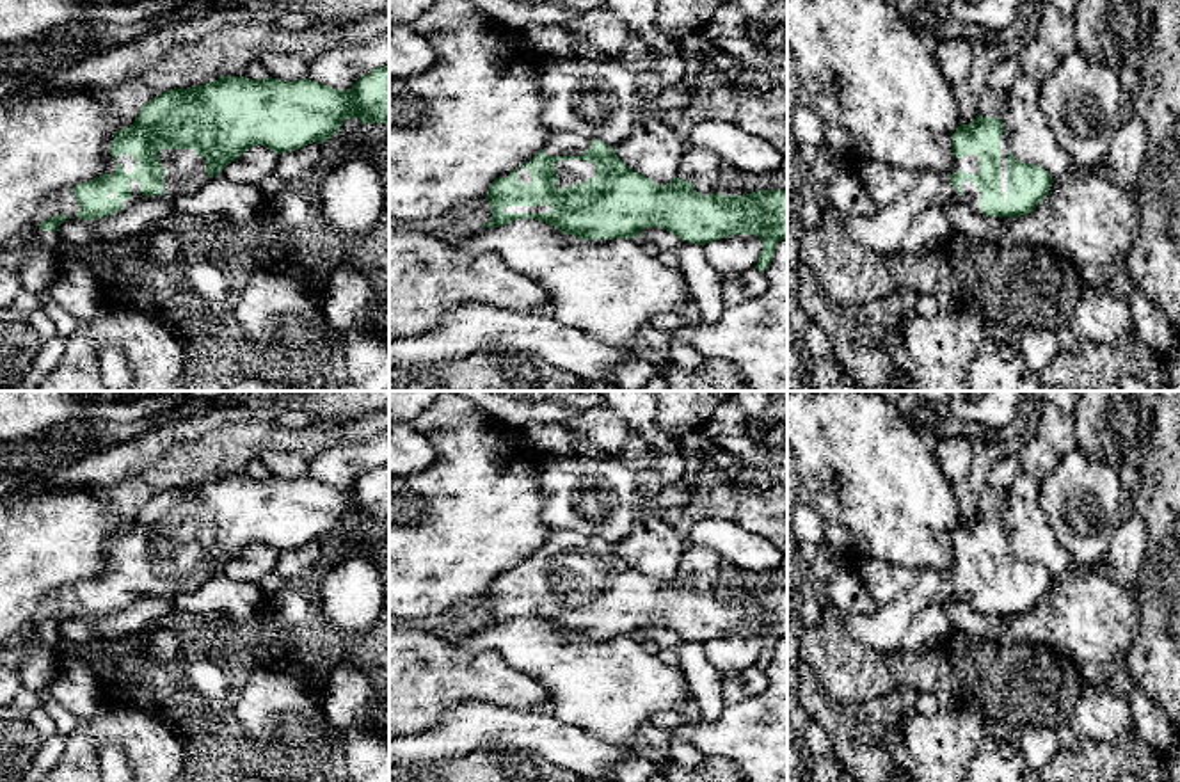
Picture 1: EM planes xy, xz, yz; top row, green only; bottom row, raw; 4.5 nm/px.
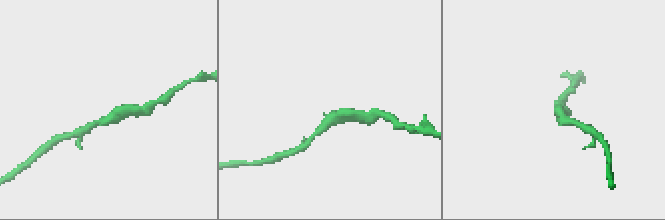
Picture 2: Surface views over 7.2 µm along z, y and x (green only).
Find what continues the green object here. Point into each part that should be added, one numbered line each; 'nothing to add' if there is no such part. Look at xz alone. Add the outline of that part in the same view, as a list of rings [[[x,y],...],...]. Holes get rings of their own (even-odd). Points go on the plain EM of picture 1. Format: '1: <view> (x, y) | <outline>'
1: xz (569, 571) | [[[560,558],[556,562],[558,581],[556,586],[581,583],[595,574],[595,563],[583,558]]]

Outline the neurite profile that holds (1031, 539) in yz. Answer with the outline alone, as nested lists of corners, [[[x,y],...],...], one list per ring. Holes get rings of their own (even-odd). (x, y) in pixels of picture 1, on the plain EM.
[[[1020,471],[1011,485],[999,494],[999,512],[1013,555],[1022,562],[1043,565],[1052,578],[1057,578],[1073,565],[1073,560],[1040,507],[1040,483]]]

